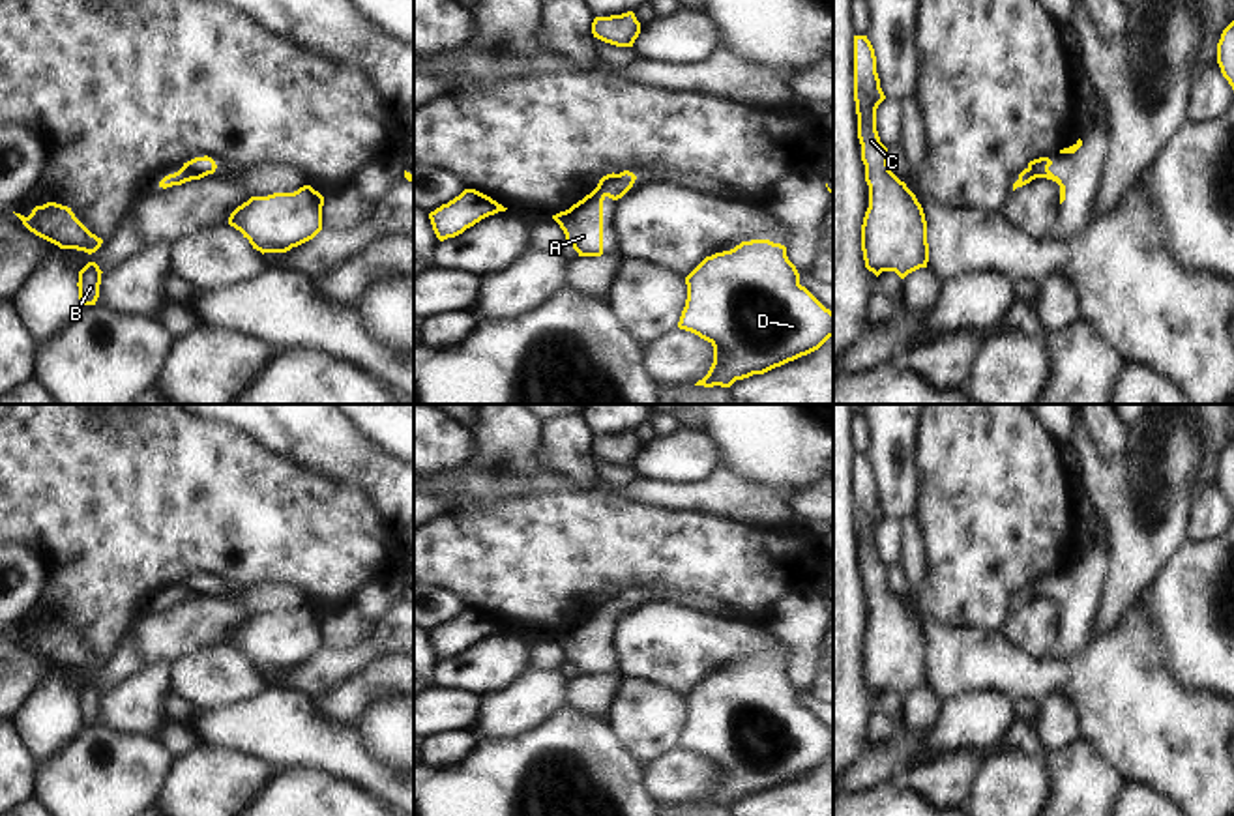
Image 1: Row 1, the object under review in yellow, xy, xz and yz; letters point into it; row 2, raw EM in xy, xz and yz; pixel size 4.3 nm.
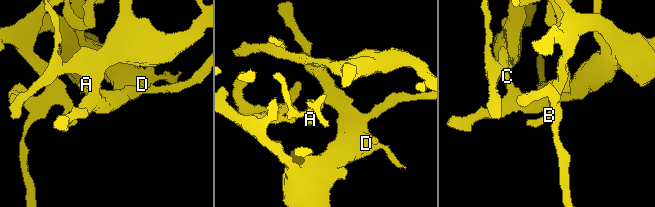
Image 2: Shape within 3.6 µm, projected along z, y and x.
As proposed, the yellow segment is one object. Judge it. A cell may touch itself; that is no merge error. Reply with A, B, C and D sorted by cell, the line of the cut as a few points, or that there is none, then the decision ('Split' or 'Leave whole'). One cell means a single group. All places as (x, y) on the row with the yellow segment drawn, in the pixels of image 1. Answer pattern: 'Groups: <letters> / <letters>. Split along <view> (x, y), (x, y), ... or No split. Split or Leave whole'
Groups: A / B C D. Split along xy (182, 167), (199, 178). Split

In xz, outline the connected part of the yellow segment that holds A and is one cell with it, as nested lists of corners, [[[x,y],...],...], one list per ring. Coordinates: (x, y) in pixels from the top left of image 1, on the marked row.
[[[629,170],[614,174],[597,183],[597,187],[569,210],[552,215],[566,234],[566,241],[579,256],[603,255],[603,200],[622,198],[635,183],[637,176]]]

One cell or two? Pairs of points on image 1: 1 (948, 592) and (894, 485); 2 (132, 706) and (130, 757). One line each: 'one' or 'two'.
1: two
2: two

